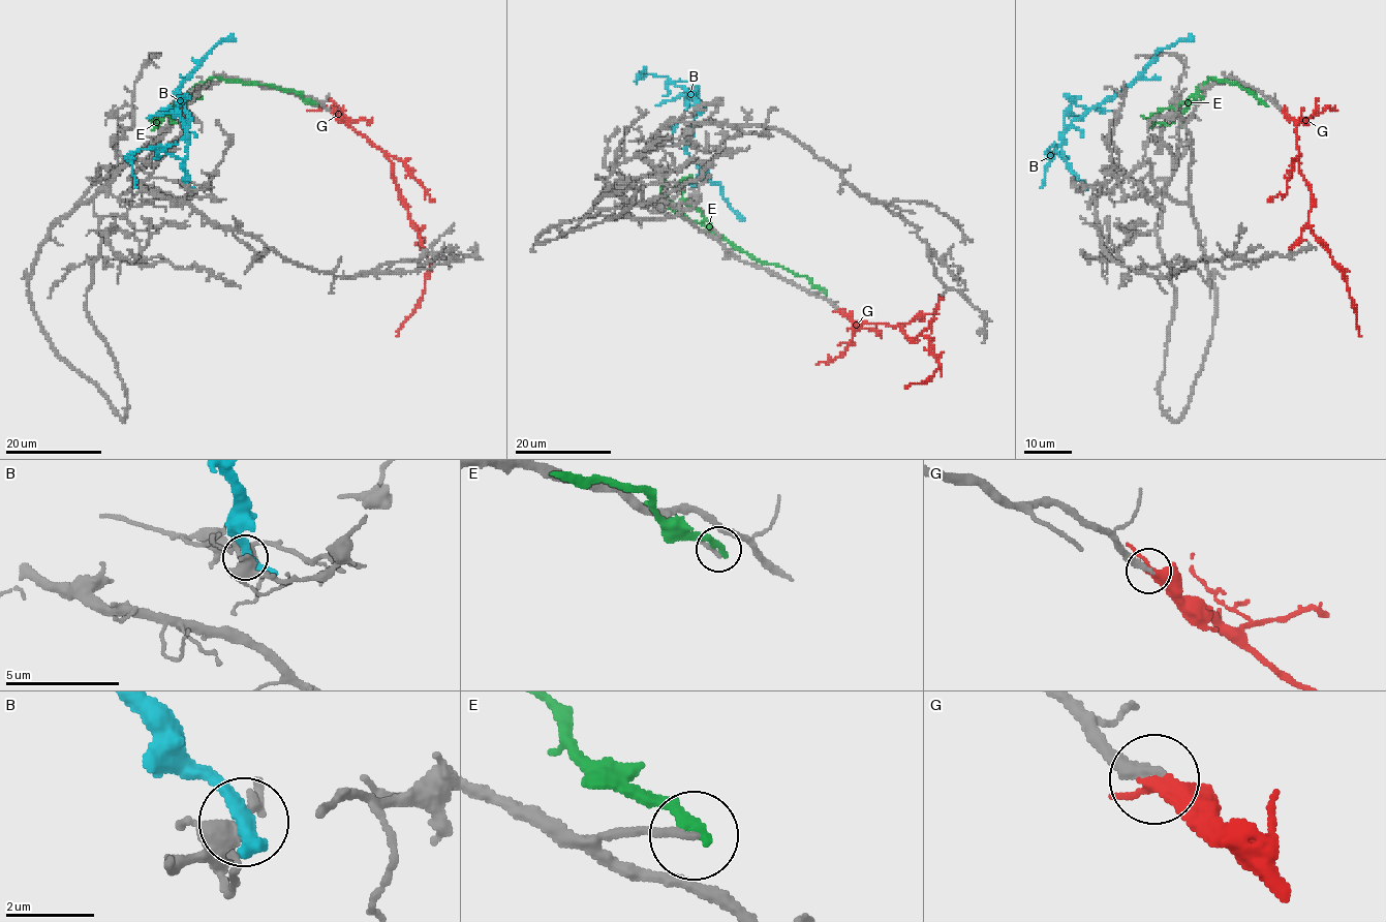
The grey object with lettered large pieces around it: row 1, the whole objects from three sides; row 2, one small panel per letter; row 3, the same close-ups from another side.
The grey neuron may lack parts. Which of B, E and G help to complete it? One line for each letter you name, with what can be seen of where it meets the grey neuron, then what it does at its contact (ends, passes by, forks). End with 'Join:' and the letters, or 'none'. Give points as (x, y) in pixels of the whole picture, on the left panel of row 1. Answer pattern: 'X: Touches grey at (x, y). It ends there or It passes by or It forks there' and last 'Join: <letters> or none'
G: Touches grey at (330, 111). It passes by
Join: G

